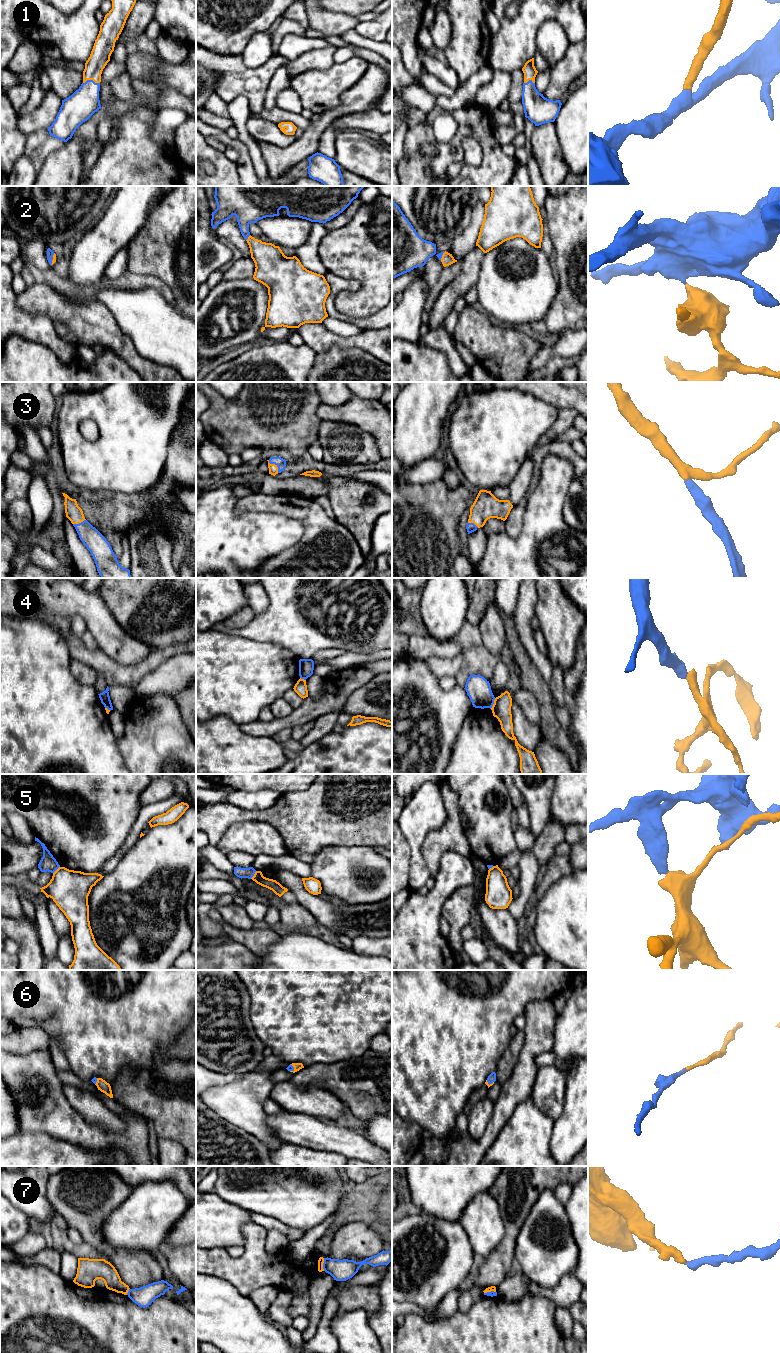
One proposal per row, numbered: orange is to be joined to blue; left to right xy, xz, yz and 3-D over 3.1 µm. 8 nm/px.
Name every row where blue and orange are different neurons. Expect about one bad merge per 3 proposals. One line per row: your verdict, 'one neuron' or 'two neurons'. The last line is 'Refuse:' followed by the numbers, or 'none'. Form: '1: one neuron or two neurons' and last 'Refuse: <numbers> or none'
1: one neuron
2: one neuron
3: one neuron
4: two neurons
5: two neurons
6: one neuron
7: two neurons
Refuse: 4, 5, 7

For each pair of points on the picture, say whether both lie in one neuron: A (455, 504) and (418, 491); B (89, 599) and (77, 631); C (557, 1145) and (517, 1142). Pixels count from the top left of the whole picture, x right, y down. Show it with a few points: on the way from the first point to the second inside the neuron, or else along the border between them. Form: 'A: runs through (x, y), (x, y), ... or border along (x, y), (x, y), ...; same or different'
A: runs through (446, 504), (431, 504), (427, 500); same
B: border along (70, 617), (79, 615), (84, 620), (88, 629); different
C: border along (555, 1121), (550, 1142), (552, 1155); different

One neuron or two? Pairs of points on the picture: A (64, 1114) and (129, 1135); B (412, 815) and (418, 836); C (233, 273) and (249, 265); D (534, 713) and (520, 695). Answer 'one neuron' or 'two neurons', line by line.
A: one neuron
B: one neuron
C: one neuron
D: one neuron

